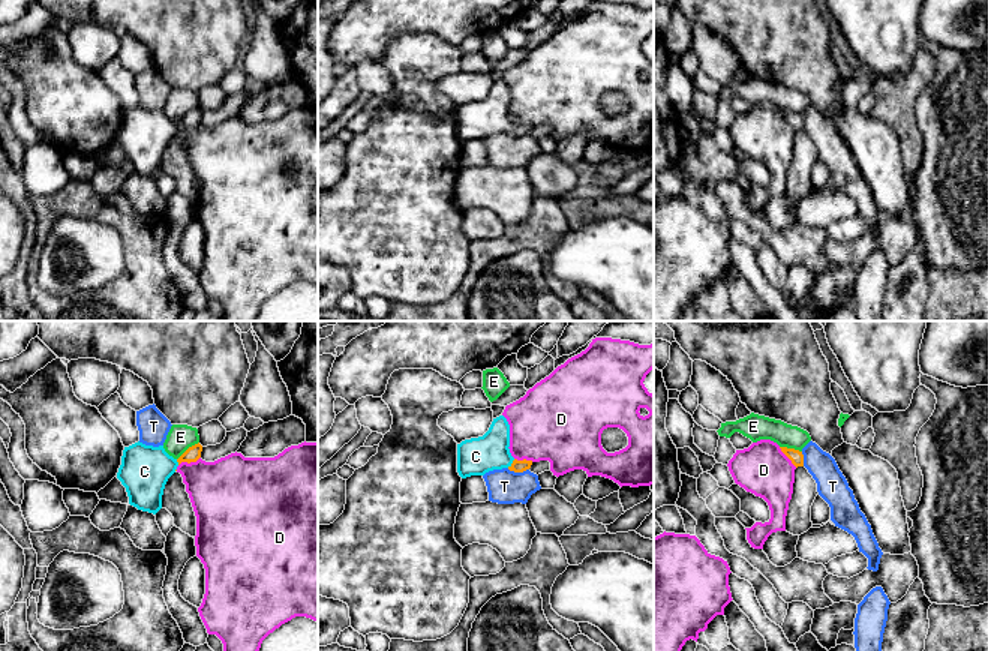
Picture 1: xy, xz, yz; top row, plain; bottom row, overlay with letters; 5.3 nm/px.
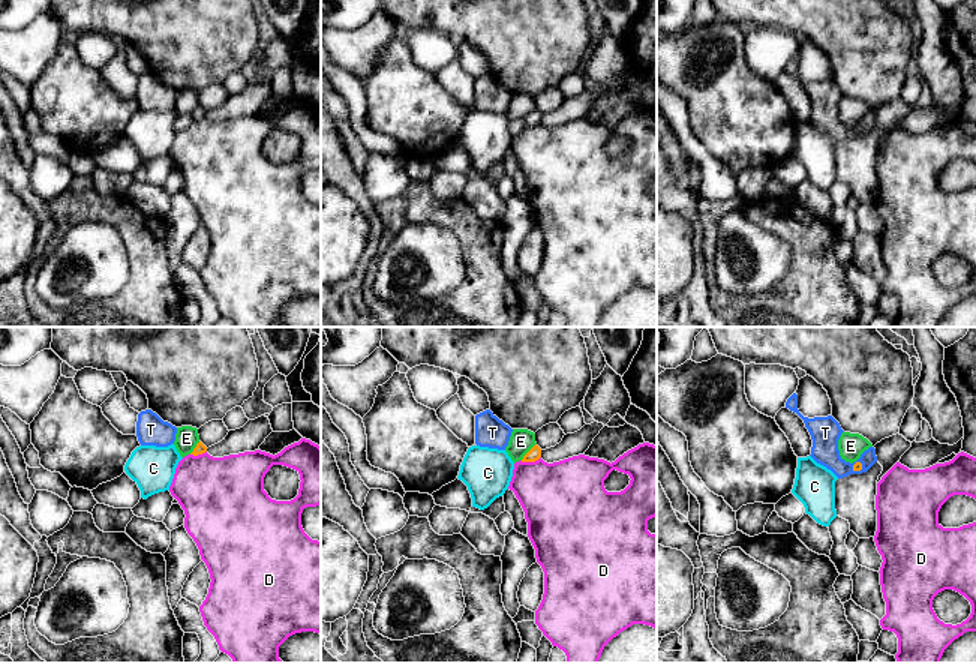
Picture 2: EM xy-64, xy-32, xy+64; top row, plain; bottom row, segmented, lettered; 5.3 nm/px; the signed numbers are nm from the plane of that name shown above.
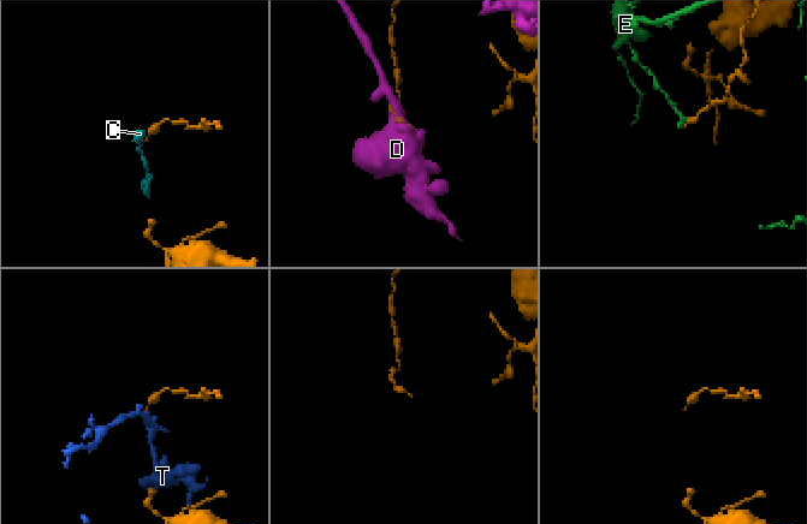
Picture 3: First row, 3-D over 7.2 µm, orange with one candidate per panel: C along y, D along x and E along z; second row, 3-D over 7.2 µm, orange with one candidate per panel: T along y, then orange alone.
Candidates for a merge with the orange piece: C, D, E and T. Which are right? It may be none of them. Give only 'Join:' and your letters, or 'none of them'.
Join: C

